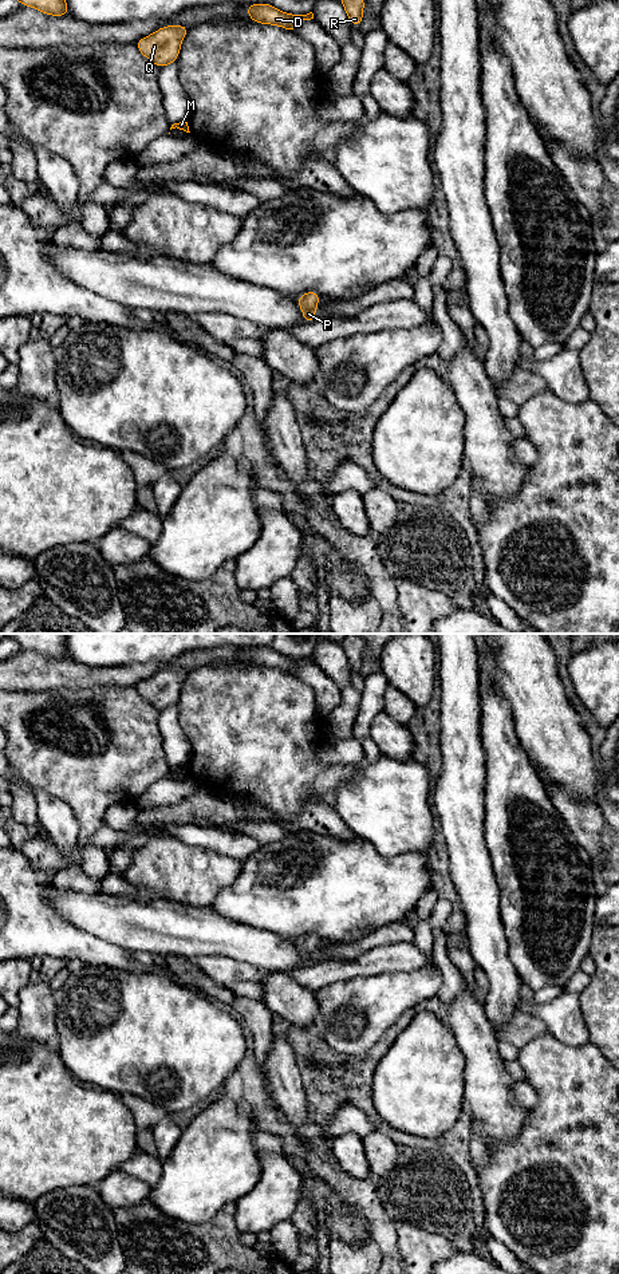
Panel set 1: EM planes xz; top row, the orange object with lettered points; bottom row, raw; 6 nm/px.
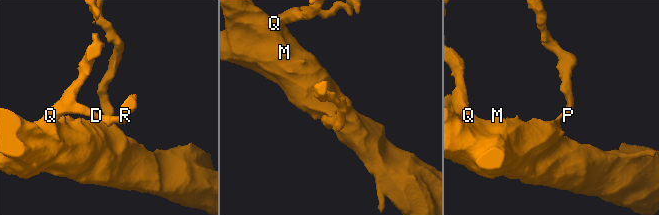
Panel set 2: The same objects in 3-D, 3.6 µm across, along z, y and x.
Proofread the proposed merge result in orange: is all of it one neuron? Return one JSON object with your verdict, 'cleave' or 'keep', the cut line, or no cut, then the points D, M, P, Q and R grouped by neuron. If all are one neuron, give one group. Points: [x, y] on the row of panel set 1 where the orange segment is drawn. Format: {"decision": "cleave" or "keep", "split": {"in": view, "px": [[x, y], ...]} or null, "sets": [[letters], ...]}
{"decision": "keep", "split": null, "sets": [["D", "M", "P", "Q", "R"]]}

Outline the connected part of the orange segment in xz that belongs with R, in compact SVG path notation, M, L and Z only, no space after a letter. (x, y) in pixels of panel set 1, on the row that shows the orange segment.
M338 0L343 4L350 24L360 27L363 20L364 0Z

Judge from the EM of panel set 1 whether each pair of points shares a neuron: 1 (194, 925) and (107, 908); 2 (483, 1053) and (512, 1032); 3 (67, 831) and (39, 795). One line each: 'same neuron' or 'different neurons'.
1: same neuron
2: different neurons
3: same neuron

